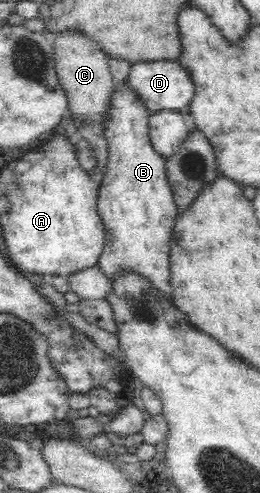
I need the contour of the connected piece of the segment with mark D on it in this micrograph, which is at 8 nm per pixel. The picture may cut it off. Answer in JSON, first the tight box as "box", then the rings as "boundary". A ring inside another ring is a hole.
{"box":[129,59,195,113],"boundary":[[[178,59],[147,61],[131,64],[129,77],[135,91],[143,98],[150,113],[160,110],[178,110],[188,107],[195,95],[195,85],[186,67]]]}

